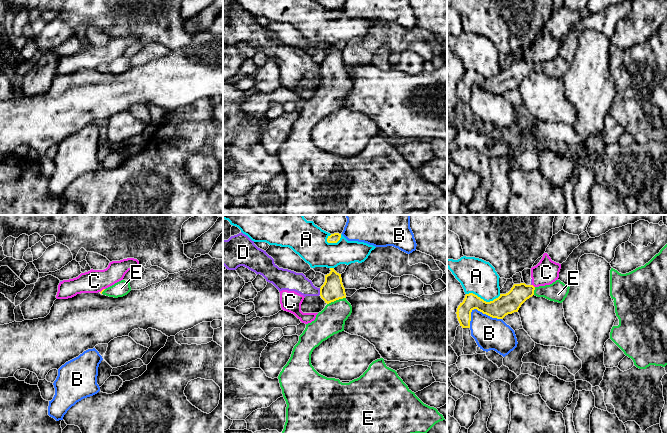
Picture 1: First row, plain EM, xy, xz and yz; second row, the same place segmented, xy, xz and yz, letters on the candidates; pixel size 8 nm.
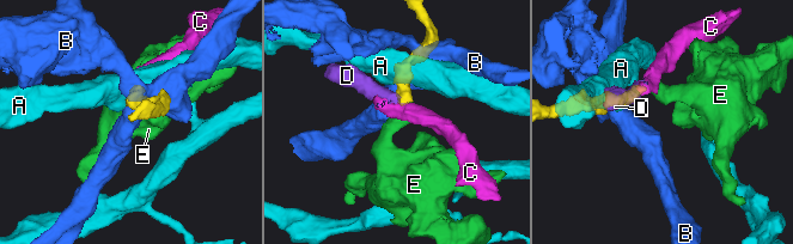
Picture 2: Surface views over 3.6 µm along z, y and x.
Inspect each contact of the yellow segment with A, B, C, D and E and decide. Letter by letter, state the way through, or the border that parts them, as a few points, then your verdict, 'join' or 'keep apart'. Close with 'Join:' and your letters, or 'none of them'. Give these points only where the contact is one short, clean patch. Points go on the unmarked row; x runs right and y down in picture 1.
A: border along yz (466, 69), (474, 69), (486, 77), (492, 77), (500, 71); keep apart
B: keep apart
C: border along yz (532, 60), (534, 63); keep apart
D: border along xz (319, 64), (320, 70); keep apart
E: runs through xz (332, 65), (336, 75), (336, 88), (331, 96); join
Join: E

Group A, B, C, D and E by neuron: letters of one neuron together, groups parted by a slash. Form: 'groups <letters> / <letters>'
groups A / B / C D / E

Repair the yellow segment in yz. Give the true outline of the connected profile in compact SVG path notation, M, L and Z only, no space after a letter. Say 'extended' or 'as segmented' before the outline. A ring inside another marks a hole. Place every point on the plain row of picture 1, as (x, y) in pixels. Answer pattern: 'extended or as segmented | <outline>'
extended | M560 56L550 61L534 63L525 59L514 60L511 66L493 77L486 78L477 71L465 71L457 84L457 94L462 104L470 104L471 88L474 85L492 94L503 95L506 91L518 88L521 81L533 71L544 73L550 77L562 79L569 69L570 63Z

